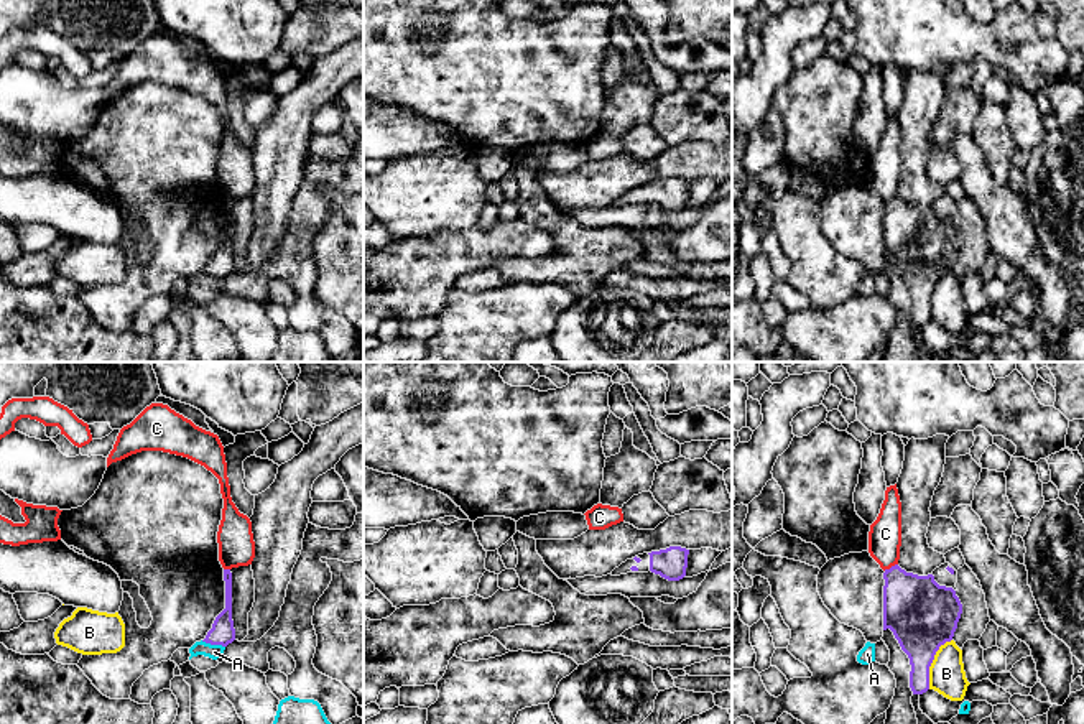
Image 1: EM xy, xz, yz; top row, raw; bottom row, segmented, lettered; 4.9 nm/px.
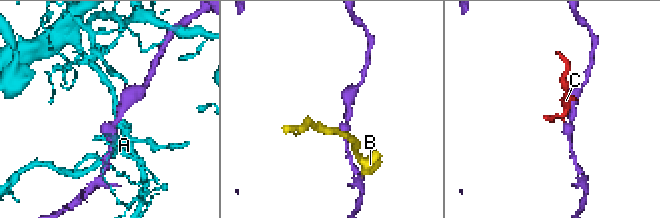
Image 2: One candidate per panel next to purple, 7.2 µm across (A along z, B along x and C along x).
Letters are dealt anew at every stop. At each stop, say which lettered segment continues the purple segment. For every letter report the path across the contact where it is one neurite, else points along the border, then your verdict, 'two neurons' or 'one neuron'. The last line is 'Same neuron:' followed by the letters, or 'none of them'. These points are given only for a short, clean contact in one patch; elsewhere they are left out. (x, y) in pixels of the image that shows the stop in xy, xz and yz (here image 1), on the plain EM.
A: two neurons
B: two neurons
C: along yz (897, 194), (884, 201) | two neurons
Same neuron: none of them

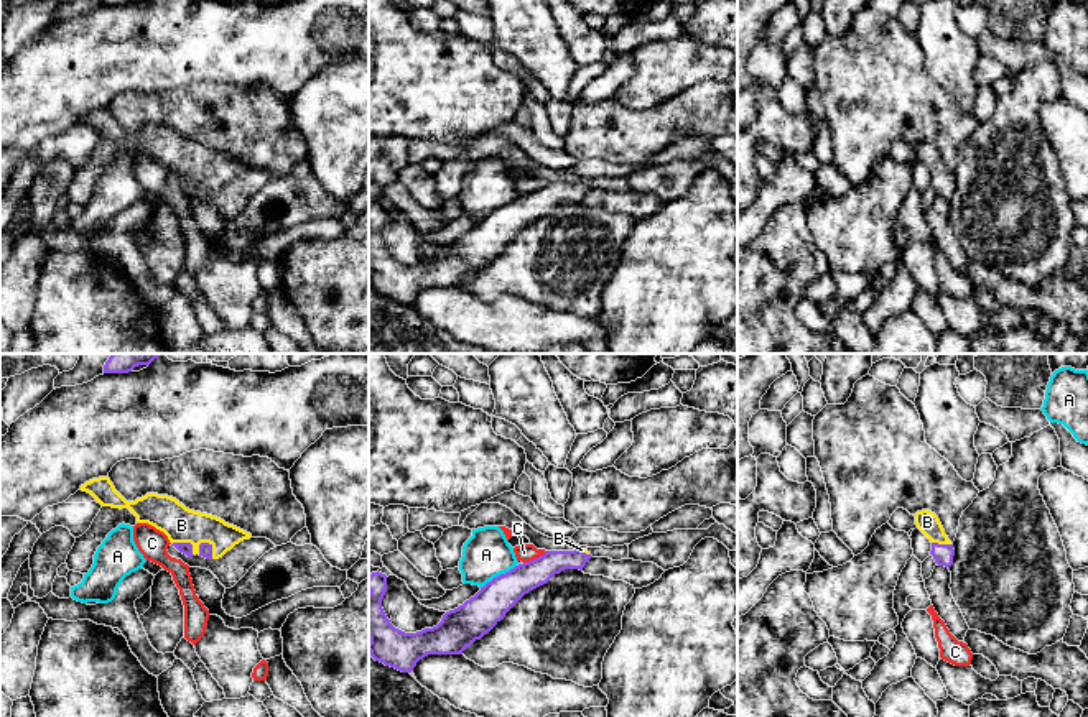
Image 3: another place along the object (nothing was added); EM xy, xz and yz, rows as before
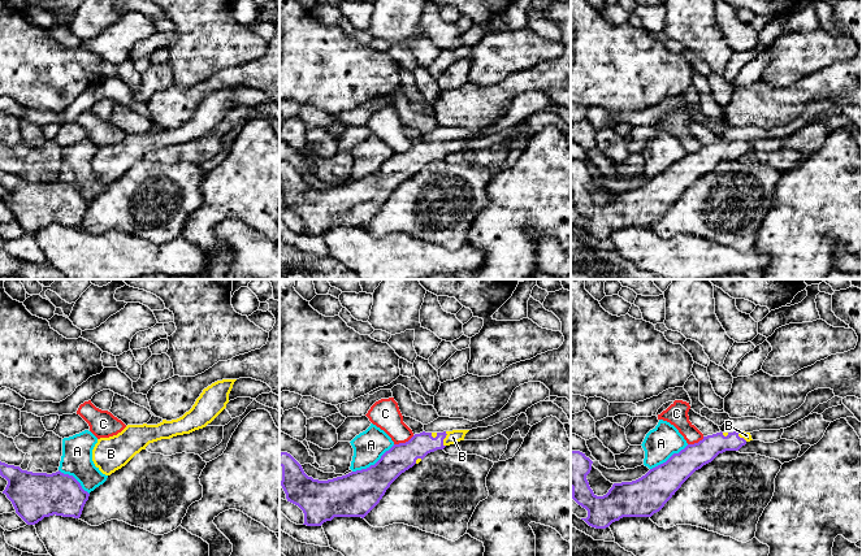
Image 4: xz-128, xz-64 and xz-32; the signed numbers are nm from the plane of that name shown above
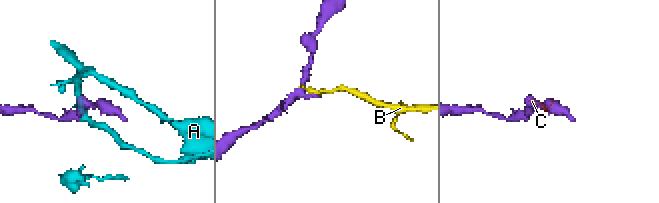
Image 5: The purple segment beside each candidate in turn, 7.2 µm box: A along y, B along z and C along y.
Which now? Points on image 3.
A: two neurons
B: one neuron
C: along xz (547, 183), (524, 194) | two neurons
Same neuron: B

